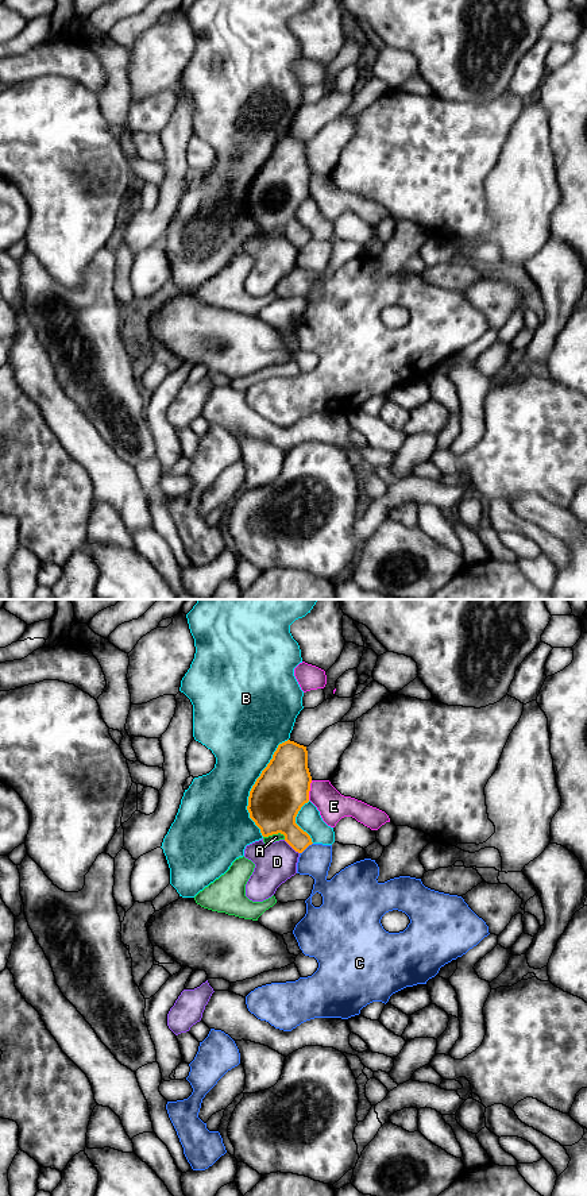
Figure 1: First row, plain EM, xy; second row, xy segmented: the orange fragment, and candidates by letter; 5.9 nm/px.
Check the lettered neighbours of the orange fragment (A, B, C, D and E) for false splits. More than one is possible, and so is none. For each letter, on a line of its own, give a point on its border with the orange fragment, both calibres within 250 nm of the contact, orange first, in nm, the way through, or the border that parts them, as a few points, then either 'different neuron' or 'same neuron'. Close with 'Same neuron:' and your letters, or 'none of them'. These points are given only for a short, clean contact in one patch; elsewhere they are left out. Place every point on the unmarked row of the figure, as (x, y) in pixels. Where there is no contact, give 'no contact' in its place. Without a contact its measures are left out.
A: meets orange in xy at (274, 228); 320 nm thick on the orange side, 50 nm on the other; border along xy (285, 231), (278, 228), (263, 232); different neuron
B: meets orange in xy at (253, 181); 320 nm thick on the orange side, 360 nm on the other; different neuron
C: meets orange in xy at (305, 243); 200 nm thick on the orange side, 180 nm on the other; different neuron
D: meets orange in xy at (292, 242); 280 nm thick on the orange side, 240 nm on the other; different neuron
E: meets orange in xy at (309, 185); 320 nm thick on the orange side, 170 nm on the other; different neuron
Same neuron: none of them

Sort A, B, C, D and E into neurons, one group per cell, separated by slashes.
A E / B / C / D

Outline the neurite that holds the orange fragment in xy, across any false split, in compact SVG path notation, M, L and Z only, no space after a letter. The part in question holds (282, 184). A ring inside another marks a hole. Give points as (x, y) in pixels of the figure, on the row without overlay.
M290 135L279 139L248 192L250 213L263 232L281 228L298 248L313 239L296 219L298 207L309 197L310 178L306 142Z

